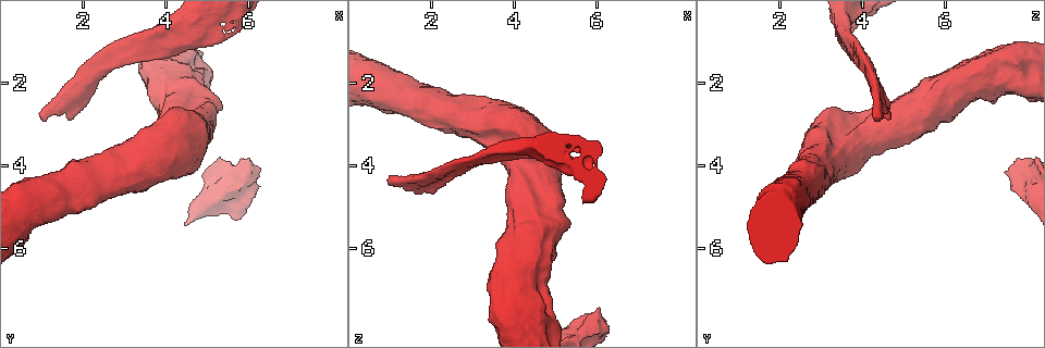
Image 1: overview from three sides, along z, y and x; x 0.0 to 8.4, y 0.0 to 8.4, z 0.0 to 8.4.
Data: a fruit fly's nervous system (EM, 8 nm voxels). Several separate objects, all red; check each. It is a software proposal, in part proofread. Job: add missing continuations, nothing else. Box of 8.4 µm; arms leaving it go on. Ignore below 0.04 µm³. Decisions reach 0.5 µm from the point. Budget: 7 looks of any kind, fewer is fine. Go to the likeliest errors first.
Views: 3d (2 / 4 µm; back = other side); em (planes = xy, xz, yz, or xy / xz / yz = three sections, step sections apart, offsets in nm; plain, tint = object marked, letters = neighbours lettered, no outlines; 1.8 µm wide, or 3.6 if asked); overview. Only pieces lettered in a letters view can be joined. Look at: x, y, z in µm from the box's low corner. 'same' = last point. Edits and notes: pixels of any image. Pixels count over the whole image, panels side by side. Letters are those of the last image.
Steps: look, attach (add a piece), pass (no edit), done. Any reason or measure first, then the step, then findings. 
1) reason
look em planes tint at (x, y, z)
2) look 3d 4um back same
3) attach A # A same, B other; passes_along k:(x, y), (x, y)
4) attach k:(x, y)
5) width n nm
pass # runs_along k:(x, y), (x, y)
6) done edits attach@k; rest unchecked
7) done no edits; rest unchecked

look 3d 2um at (1.70, 2.90, 4.65)

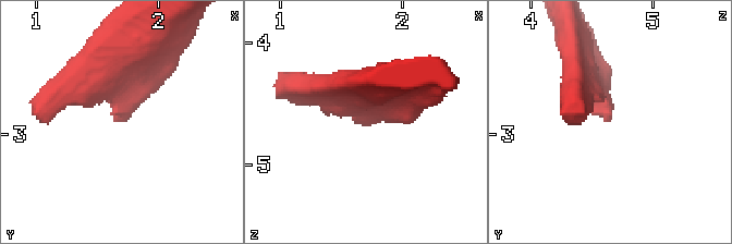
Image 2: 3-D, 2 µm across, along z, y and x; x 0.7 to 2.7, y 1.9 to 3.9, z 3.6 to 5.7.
look em xz step 16 letters at (1.68, 2.90, 4.62)

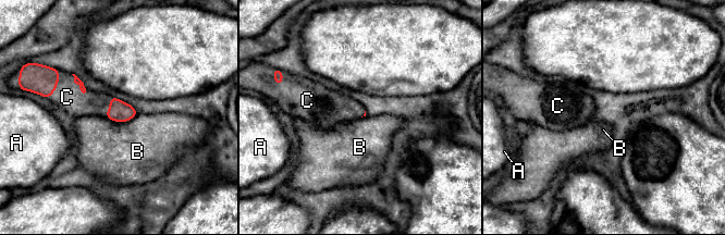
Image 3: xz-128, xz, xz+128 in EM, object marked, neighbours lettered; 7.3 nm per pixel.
cut it another way
look em xy step 4 letters same

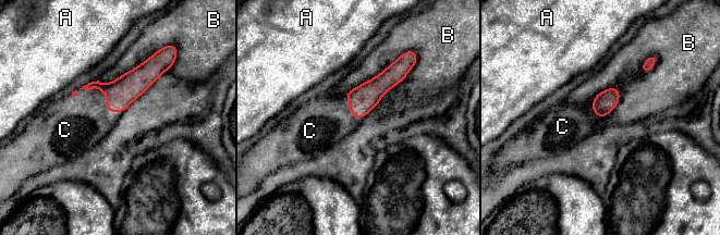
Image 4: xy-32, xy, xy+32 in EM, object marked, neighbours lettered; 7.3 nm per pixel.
attach C # A other, B other, C same; passes_along 4:(121, 93), (101, 90), (83, 119); it goes on there

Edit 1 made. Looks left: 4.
see it whole again
look overview

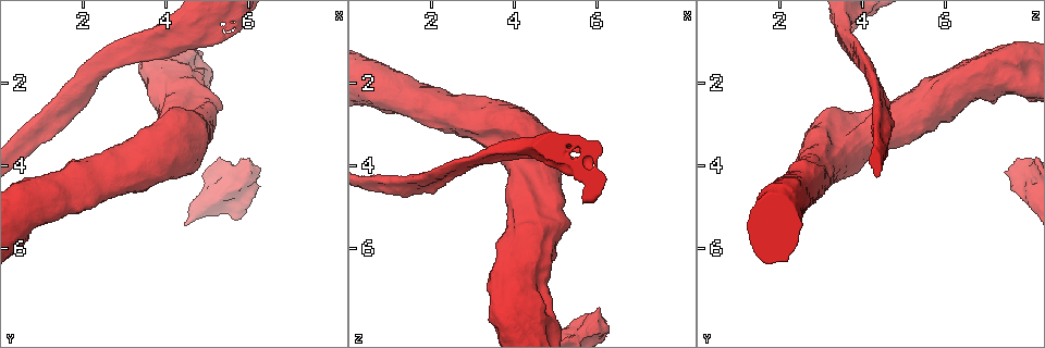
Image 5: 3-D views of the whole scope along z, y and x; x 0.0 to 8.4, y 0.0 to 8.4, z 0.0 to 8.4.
branch stops here
look 3d 4um at (4.30, 1.35, 3.75)

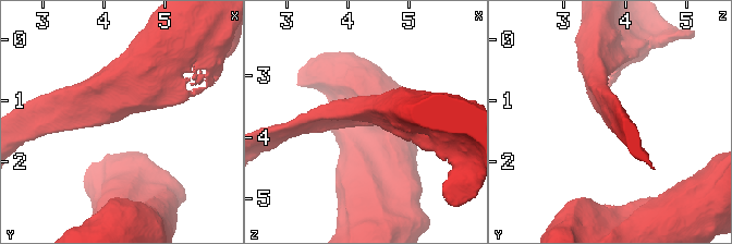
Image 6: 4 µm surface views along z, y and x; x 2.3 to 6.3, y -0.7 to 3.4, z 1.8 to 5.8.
shape alone is not enough
look em planes letters at (4.30, 1.30, 3.80)

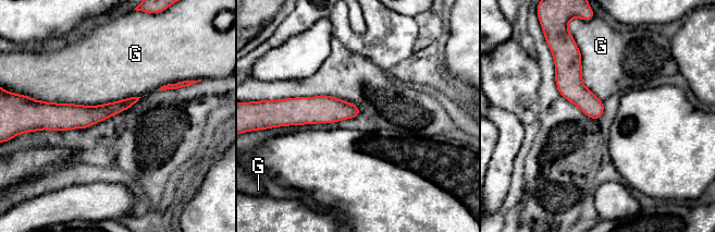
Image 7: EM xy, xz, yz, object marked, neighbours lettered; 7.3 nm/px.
pass # G other; border 7:(146, 94), (99, 105), (40, 101); no lettered piece goes on from it

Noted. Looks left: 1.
abrupt turn
look em 3.6um planes letters at (5.85, 4.30, 7.85)

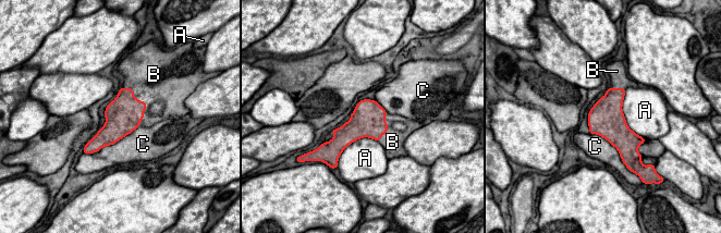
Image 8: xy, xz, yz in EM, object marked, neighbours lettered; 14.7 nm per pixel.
attach B # A other, B same, C other; passes_along 8:(130, 110), (144, 101), (148, 85); it goes on there

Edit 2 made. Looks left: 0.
done edits attach@4, attach@8; rest unchecked

